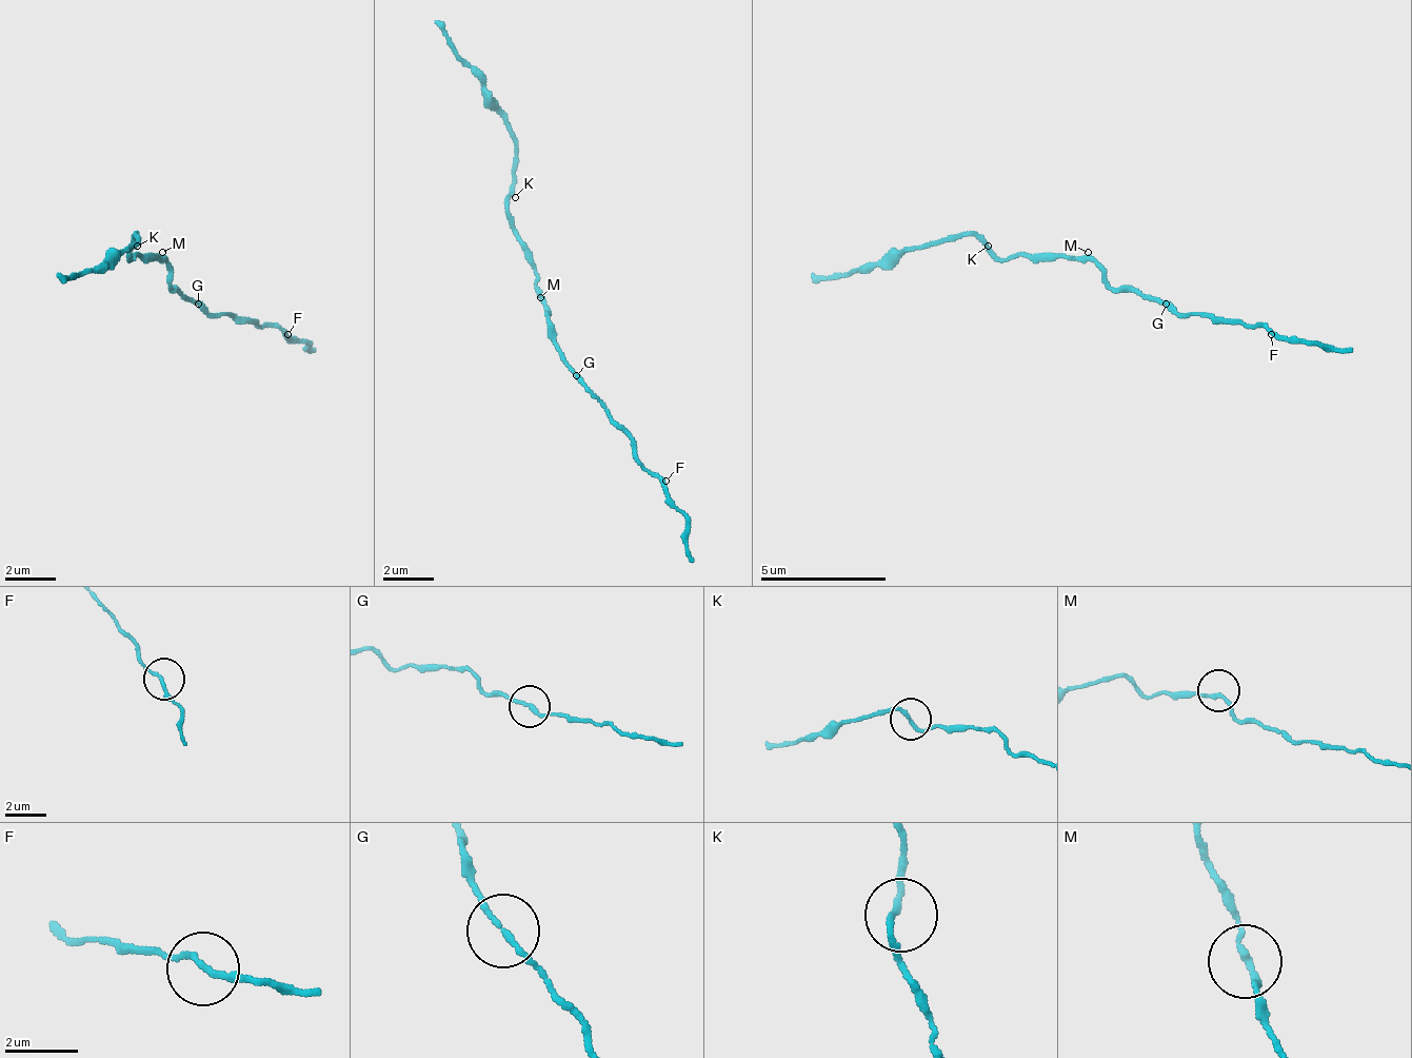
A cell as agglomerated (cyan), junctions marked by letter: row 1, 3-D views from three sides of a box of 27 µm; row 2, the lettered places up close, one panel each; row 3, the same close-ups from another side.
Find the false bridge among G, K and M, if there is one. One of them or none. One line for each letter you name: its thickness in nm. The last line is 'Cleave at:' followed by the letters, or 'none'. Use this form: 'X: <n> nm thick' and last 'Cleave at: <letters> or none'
Cleave at: none

